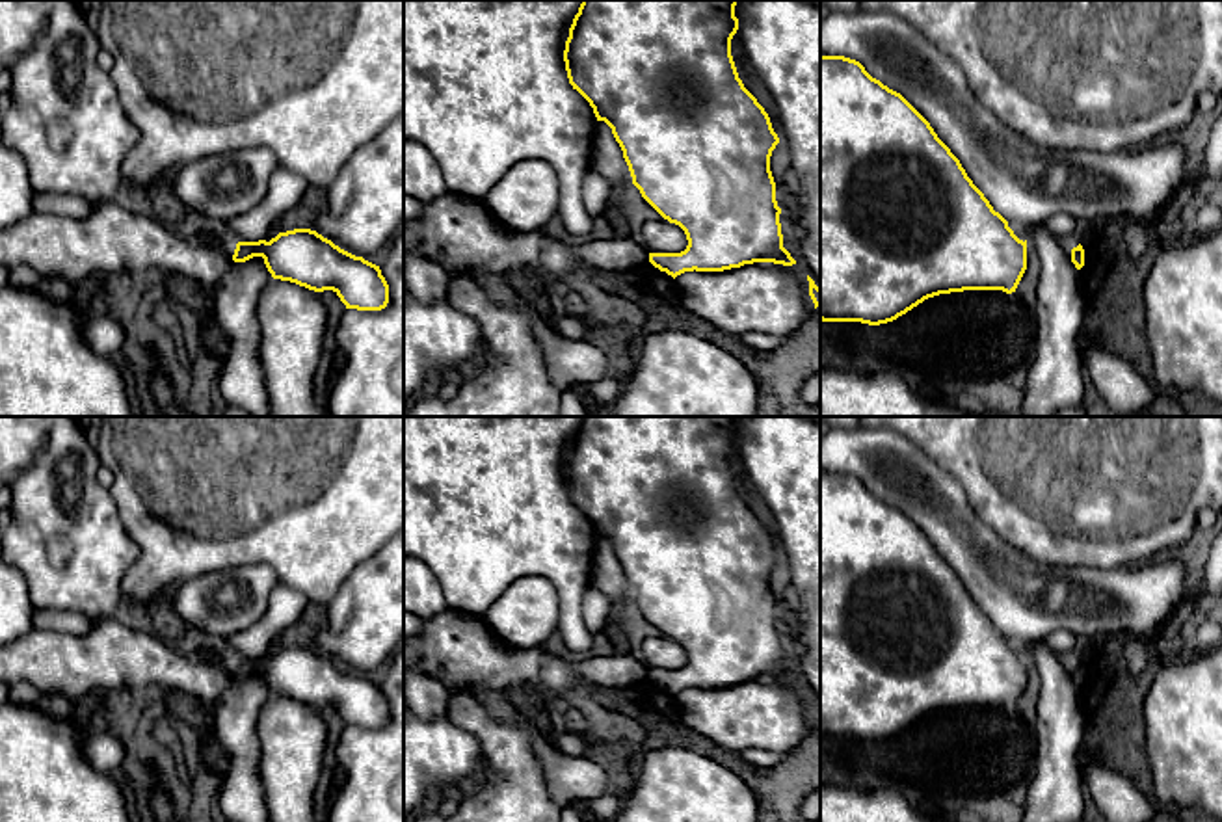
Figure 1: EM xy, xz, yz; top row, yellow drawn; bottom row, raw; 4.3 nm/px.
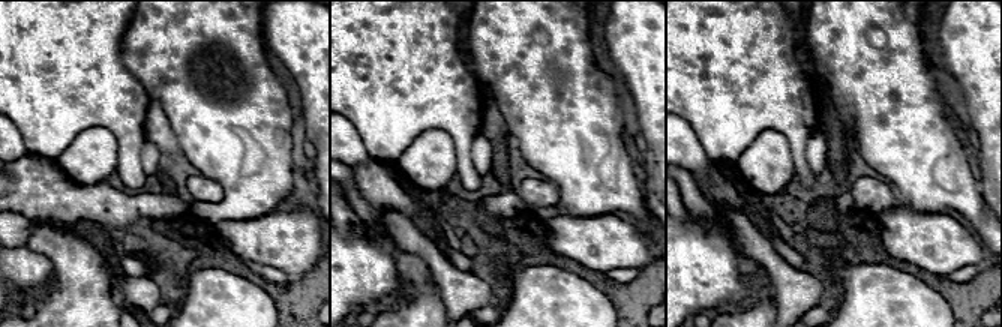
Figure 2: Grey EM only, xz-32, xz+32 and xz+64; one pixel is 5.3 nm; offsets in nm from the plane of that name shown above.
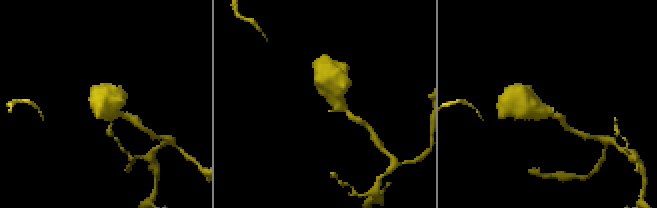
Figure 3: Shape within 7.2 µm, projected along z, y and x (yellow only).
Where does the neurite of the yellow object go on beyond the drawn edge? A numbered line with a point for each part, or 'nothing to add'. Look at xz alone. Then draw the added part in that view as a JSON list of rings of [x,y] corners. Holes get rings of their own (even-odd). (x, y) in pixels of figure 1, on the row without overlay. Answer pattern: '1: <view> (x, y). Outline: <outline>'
nothing to add

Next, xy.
nothing to add

